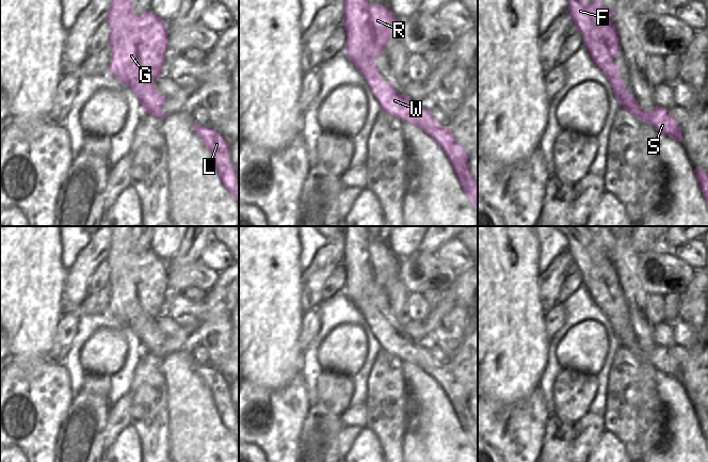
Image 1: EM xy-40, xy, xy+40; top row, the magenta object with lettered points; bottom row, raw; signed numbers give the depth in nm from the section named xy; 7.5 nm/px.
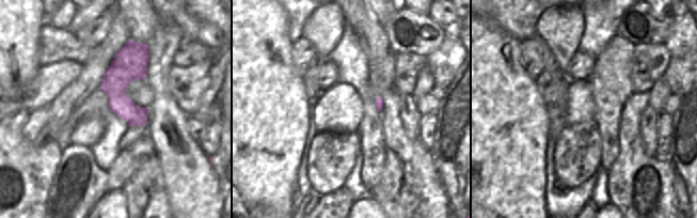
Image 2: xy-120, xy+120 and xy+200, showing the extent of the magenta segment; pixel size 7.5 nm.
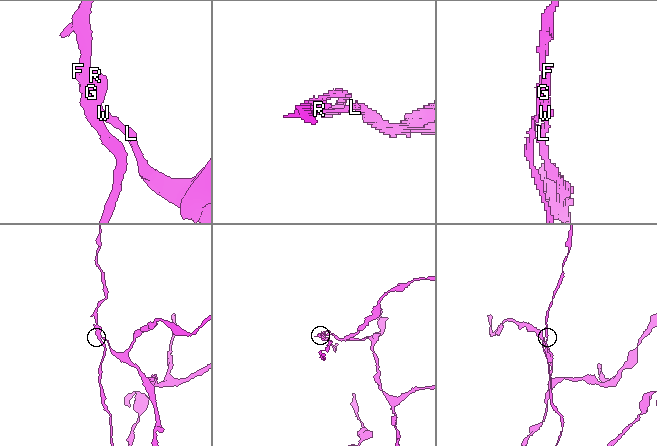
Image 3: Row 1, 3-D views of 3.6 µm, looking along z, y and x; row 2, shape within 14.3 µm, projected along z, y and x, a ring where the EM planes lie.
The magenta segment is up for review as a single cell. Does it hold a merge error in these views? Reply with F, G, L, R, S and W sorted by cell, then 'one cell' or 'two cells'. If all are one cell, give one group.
F G R W / L S; two cells

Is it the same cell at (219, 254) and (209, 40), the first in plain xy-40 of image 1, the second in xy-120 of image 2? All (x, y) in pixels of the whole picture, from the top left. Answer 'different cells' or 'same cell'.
same cell

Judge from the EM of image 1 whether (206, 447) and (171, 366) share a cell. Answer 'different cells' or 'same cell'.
same cell

